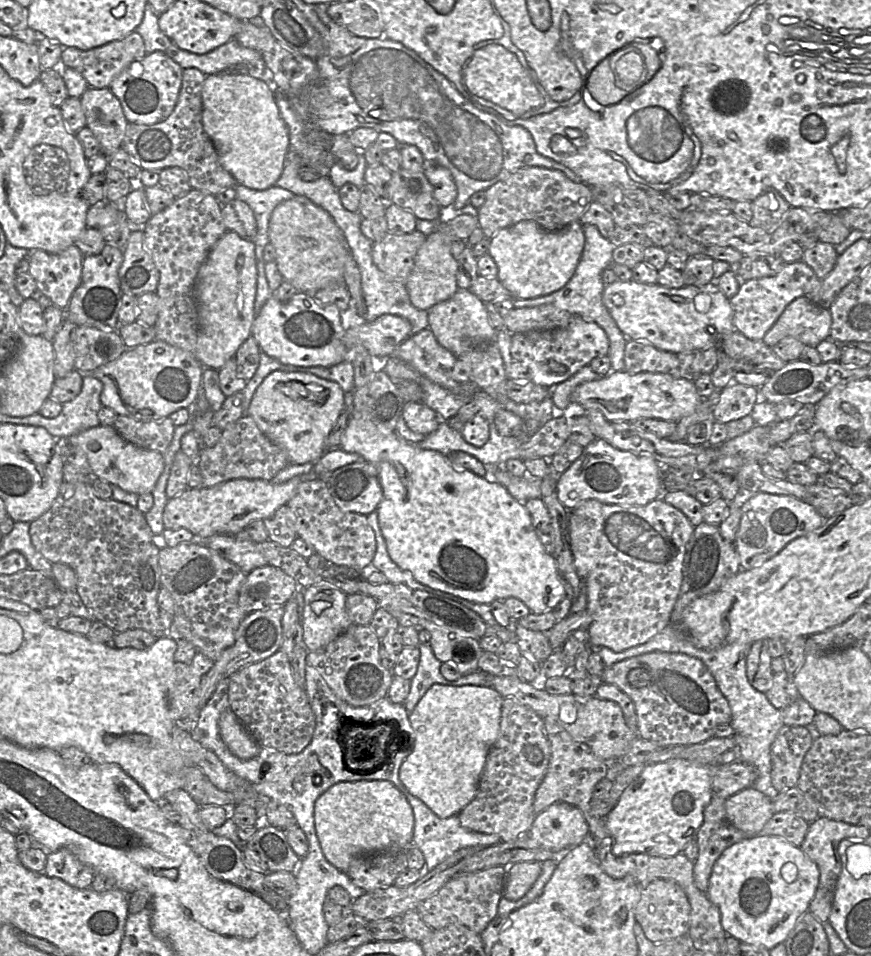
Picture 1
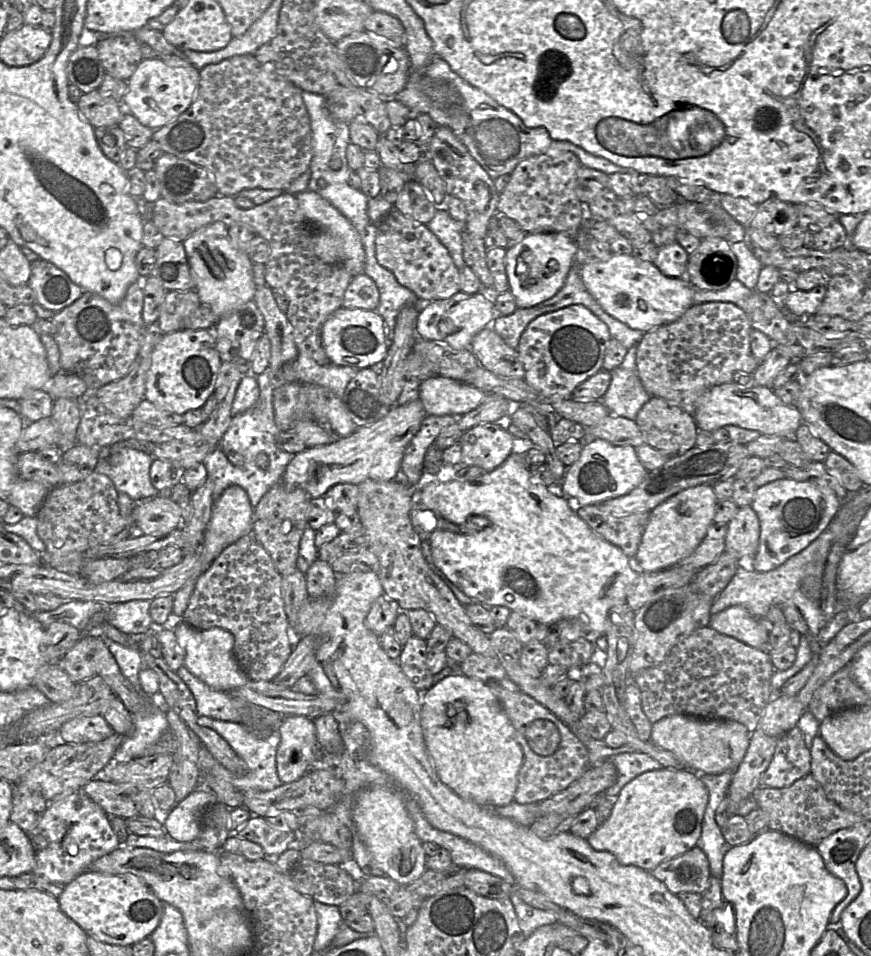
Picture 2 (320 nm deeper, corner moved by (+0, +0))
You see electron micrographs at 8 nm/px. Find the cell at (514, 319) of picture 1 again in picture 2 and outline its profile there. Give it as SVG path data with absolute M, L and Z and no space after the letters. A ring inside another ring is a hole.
M483 290L475 294L459 291L450 298L427 301L416 320L415 332L417 337L433 342L443 342L454 349L470 350L473 337L498 315L495 304Z

